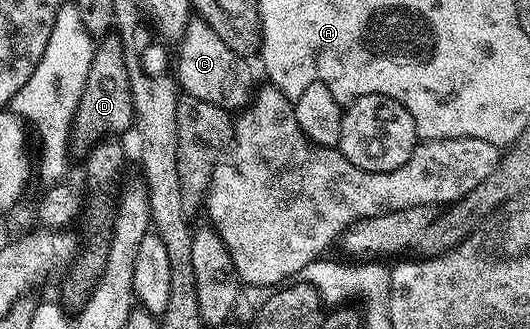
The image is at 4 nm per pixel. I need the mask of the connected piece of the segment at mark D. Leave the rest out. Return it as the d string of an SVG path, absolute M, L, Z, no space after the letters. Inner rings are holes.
M113 32L95 43L93 62L86 76L86 88L82 88L82 100L78 100L76 115L72 121L70 150L73 155L87 155L92 147L133 129L134 104L130 76L126 72L126 56L122 52L122 40Z

